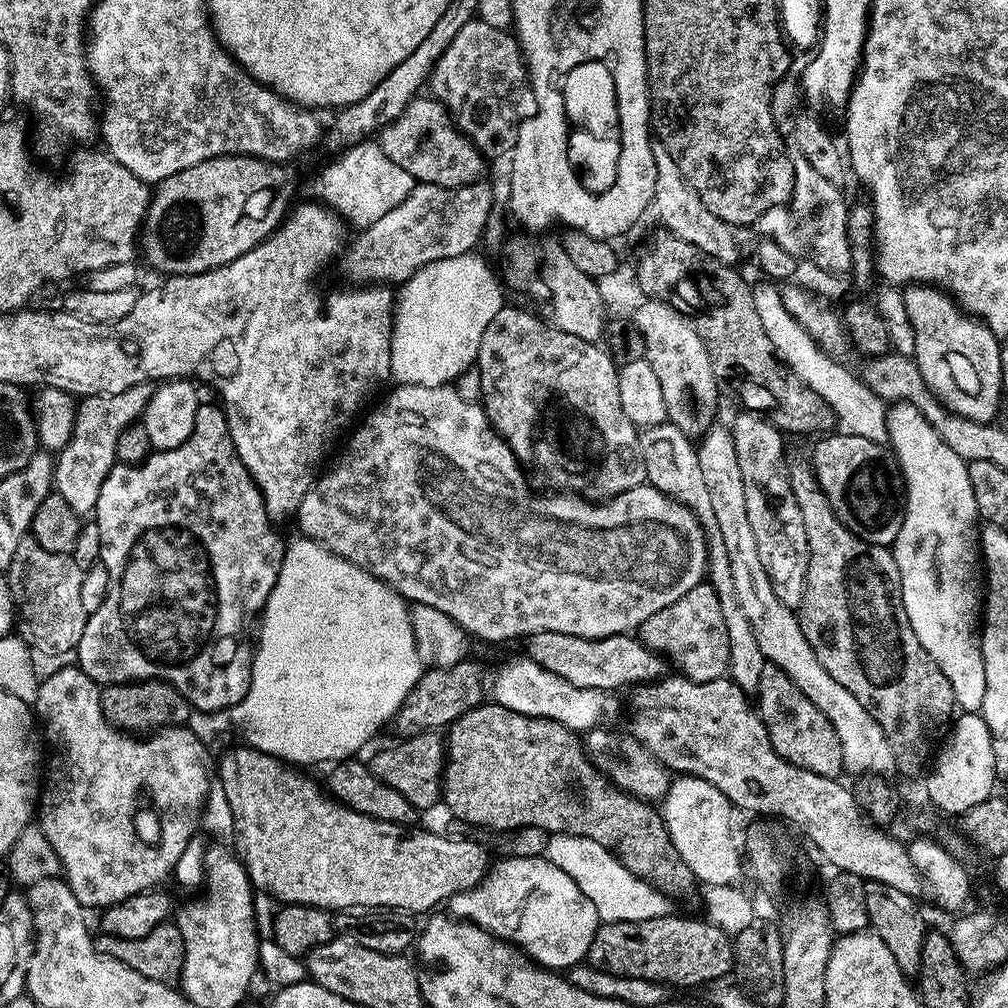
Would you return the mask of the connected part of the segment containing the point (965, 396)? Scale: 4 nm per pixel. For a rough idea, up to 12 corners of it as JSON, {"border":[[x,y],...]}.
{"border":[[935,286],[904,292],[924,385],[993,423],[1001,341]]}

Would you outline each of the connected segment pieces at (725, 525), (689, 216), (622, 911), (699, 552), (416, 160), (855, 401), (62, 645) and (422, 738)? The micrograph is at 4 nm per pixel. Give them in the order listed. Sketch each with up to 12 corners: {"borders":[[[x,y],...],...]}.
{"borders":[[[727,427],[698,444],[738,606],[765,661],[826,714],[849,773],[895,773],[878,722],[778,602]],[[663,144],[654,212],[678,239],[735,265],[733,225],[710,214]],[[585,836],[547,837],[550,862],[604,922],[649,920],[665,897]],[[400,384],[301,533],[480,640],[639,629],[705,579],[689,509],[540,522]],[[432,98],[378,143],[421,184],[460,188],[485,157]],[[769,280],[752,288],[777,355],[843,437],[888,441],[887,405],[834,360]],[[20,543],[16,611],[52,652],[79,645],[89,612],[71,555]],[[439,731],[401,739],[370,771],[418,810],[442,800]]]}

